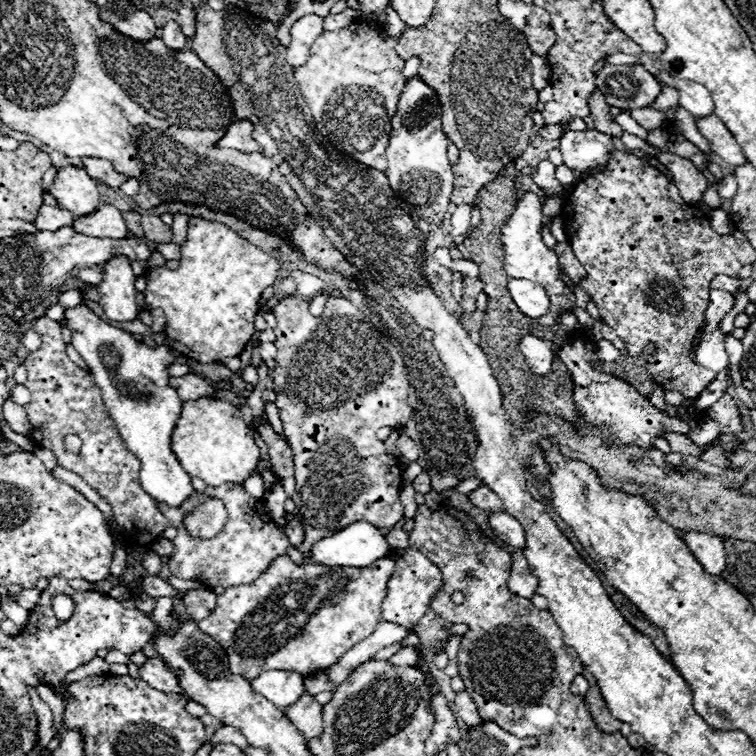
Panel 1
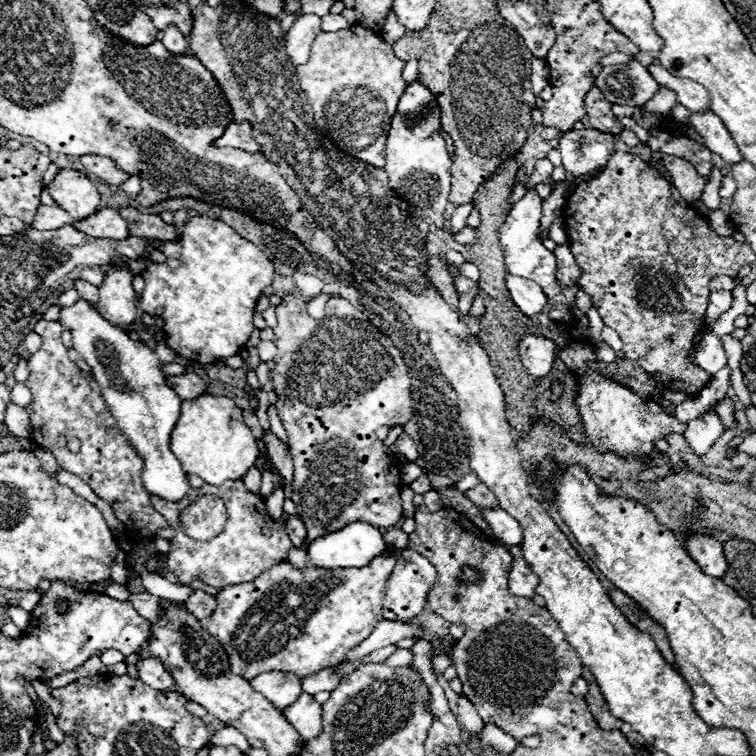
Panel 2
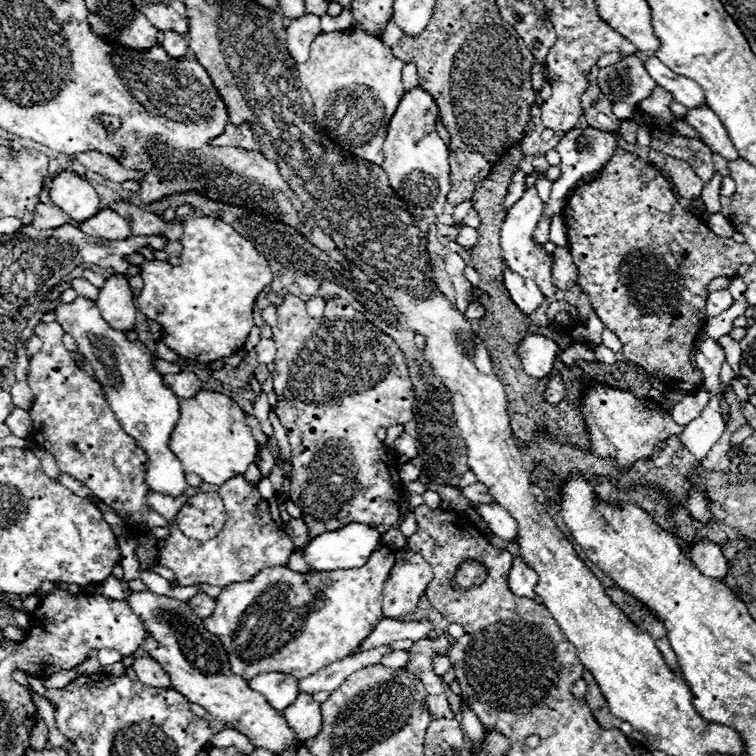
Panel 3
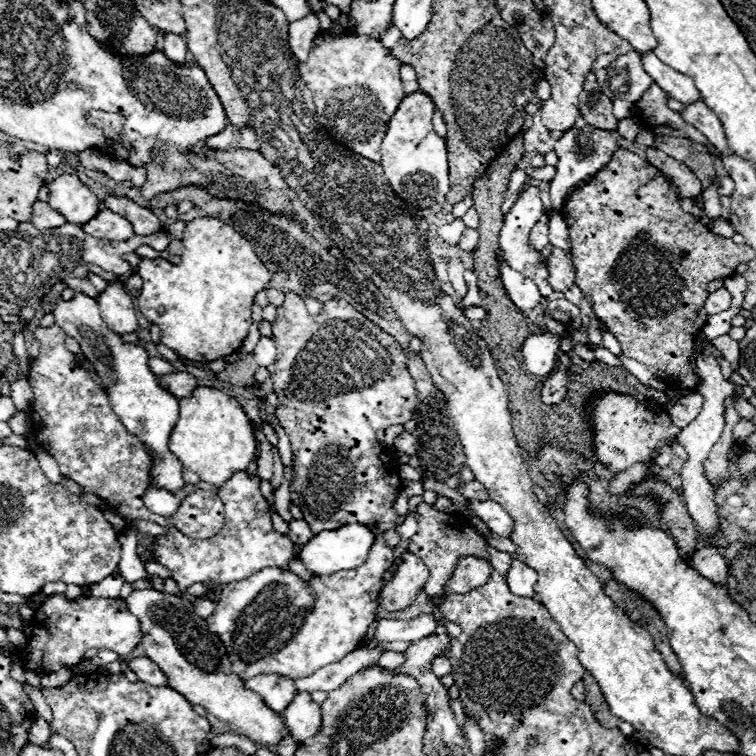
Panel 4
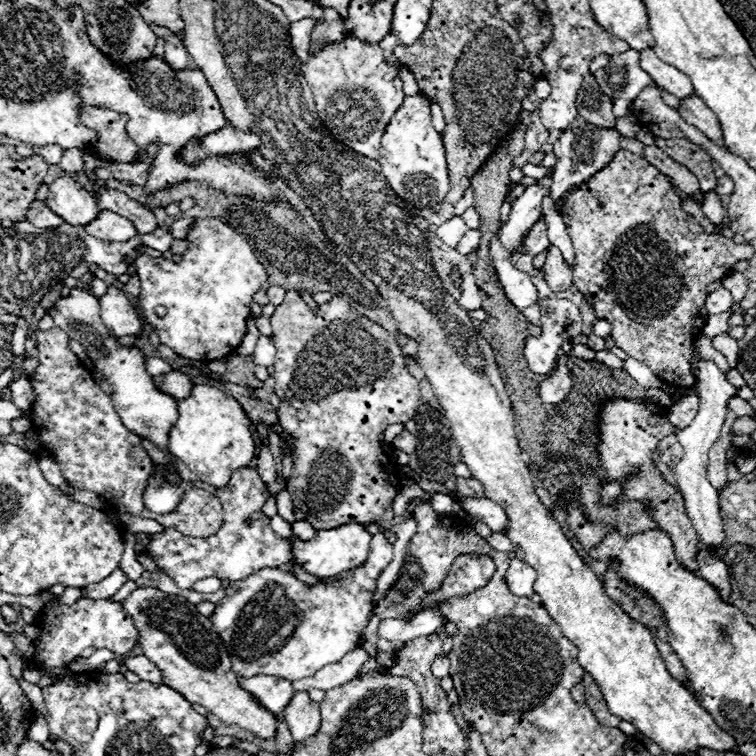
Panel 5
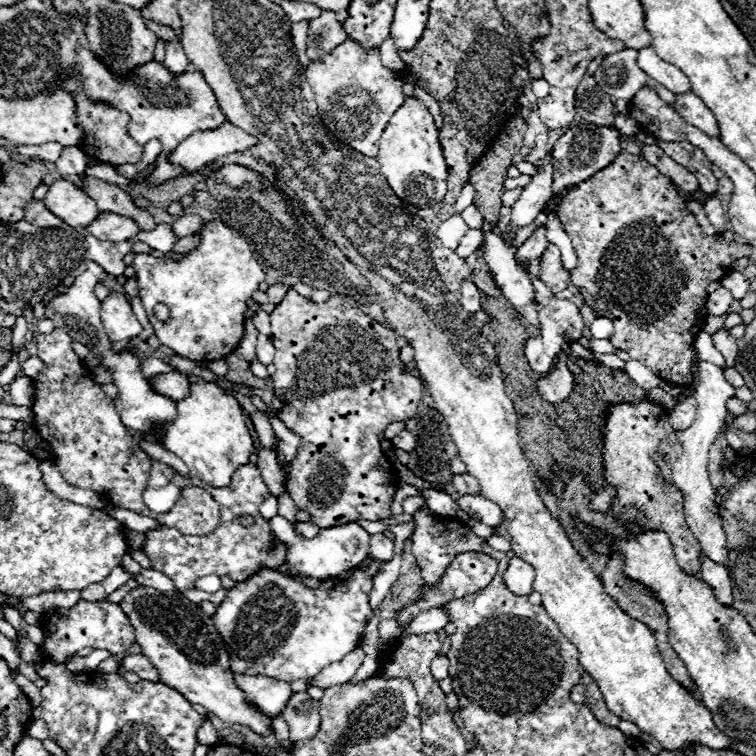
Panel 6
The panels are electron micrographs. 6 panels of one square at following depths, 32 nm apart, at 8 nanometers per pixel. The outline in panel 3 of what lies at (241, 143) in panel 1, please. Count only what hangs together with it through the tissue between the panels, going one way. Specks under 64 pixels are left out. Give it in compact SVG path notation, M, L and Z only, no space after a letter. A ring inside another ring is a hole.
M228 124L224 128L224 134L220 134L220 138L212 138L212 142L208 144L218 148L234 146L234 148L246 148L246 150L260 150L260 142L254 138L254 132L250 130L248 124L242 124L242 126Z

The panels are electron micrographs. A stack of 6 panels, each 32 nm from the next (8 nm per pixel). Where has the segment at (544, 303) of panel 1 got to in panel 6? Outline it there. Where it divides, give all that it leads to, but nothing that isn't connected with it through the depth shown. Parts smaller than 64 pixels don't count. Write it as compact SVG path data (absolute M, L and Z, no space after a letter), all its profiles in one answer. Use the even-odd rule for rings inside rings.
M488 222L482 224L484 232L484 260L488 264L488 270L502 292L502 296L512 306L526 306L534 302L534 286L528 280L526 272L520 272L514 264L514 250L506 248L502 238L488 226Z

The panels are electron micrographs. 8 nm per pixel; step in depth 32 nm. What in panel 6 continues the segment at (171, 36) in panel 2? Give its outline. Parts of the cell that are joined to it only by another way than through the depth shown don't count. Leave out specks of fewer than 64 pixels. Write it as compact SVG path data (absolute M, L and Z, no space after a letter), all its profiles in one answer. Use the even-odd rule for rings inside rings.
M178 40L166 44L166 60L164 60L164 66L166 66L168 72L174 74L174 76L188 72L190 60L186 58L184 48L182 48L182 44L180 44Z

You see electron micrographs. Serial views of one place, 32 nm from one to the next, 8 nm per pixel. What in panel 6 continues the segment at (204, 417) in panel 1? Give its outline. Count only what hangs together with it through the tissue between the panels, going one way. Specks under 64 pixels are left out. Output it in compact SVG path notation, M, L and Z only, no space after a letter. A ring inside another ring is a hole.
M192 382L190 396L176 404L176 412L176 418L164 428L162 448L174 452L206 484L216 488L228 486L234 470L246 464L250 460L250 452L254 450L240 402L216 384Z

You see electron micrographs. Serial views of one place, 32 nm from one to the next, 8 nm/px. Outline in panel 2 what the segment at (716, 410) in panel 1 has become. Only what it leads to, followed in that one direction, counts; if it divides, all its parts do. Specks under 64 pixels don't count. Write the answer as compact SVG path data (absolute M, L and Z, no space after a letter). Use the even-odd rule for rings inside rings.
M722 398L722 400L718 402L716 410L718 410L718 416L720 416L720 420L722 420L722 424L724 424L726 428L734 424L734 406L732 406L732 402L730 402L728 398Z

